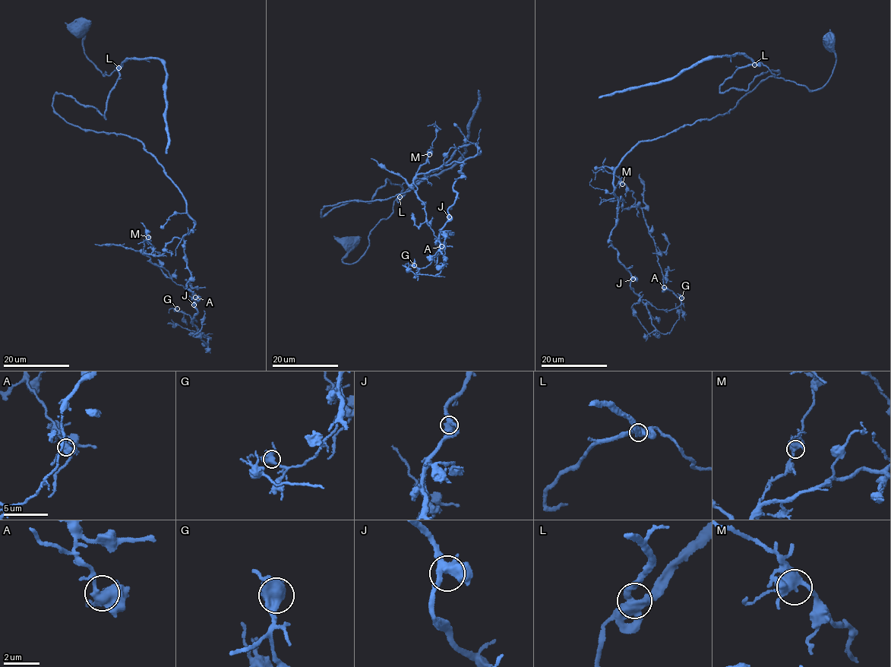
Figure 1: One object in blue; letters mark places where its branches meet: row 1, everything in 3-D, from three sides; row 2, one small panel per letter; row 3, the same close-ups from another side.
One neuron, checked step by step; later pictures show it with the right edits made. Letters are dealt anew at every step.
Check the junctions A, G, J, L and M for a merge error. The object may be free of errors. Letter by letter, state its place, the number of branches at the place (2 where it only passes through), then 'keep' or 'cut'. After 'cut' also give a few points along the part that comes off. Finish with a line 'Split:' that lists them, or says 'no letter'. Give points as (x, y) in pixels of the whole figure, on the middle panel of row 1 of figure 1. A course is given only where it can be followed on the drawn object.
A: (441, 246) | 4 | keep
G: (414, 265) | 4 | keep
J: (449, 216) | 3 | keep
L: (399, 197) | 4 | keep
M: (429, 154) | 4 | keep
Split: no letter

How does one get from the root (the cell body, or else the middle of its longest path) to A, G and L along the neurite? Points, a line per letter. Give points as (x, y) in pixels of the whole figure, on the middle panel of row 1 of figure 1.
A: (349, 240), (349, 263), (402, 187), (322, 209), (409, 191), (475, 143), (414, 180), (441, 246)
G: (349, 240), (349, 263), (402, 187), (324, 207), (405, 193), (477, 143), (437, 254), (414, 265)
L: (349, 240), (347, 251), (341, 260), (349, 263), (364, 253), (371, 230), (390, 214), (394, 201), (399, 197)

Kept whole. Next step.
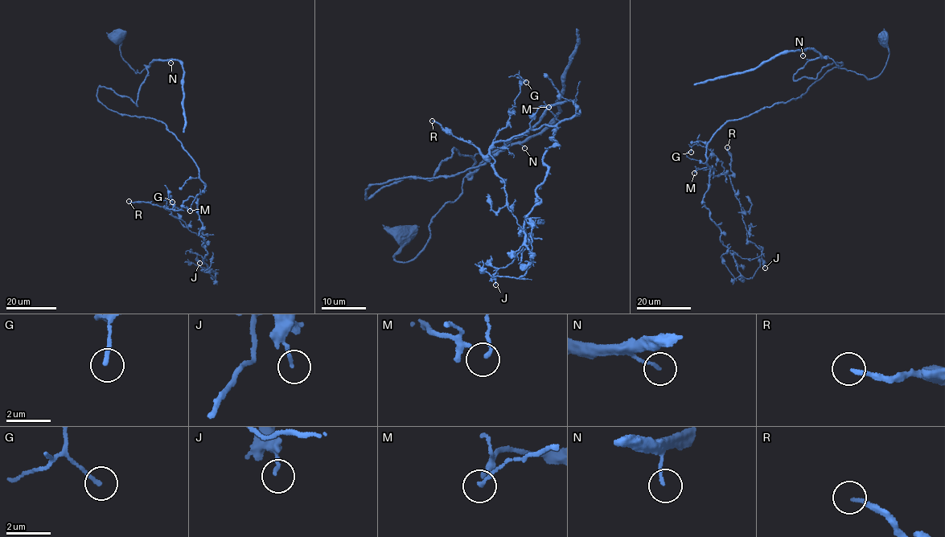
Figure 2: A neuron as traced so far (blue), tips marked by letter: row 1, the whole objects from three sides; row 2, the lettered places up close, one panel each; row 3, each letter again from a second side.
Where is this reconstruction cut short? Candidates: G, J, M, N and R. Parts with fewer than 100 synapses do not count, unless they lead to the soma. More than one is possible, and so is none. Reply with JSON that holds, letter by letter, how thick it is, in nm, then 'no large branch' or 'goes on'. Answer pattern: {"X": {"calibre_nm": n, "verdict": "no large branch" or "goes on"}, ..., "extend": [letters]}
{"G": {"calibre_nm": 160, "verdict": "no large branch"}, "J": {"calibre_nm": 130, "verdict": "no large branch"}, "M": {"calibre_nm": 110, "verdict": "no large branch"}, "N": {"calibre_nm": 130, "verdict": "no large branch"}, "R": {"calibre_nm": 180, "verdict": "goes on"}, "extend": ["R"]}

